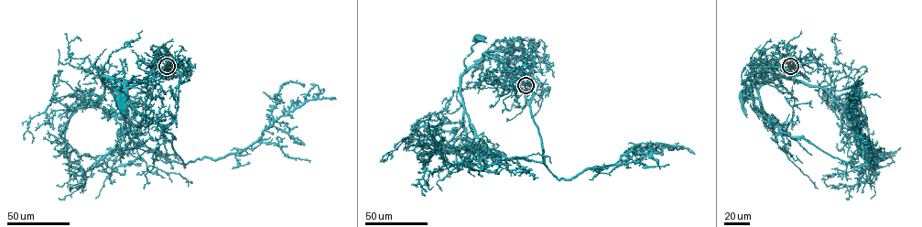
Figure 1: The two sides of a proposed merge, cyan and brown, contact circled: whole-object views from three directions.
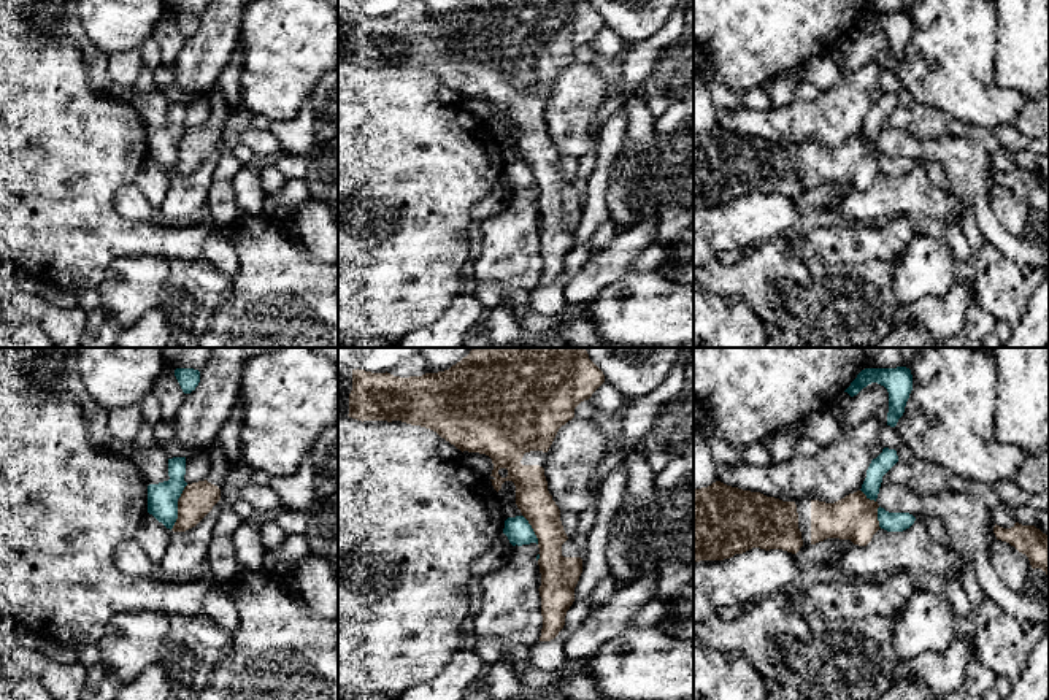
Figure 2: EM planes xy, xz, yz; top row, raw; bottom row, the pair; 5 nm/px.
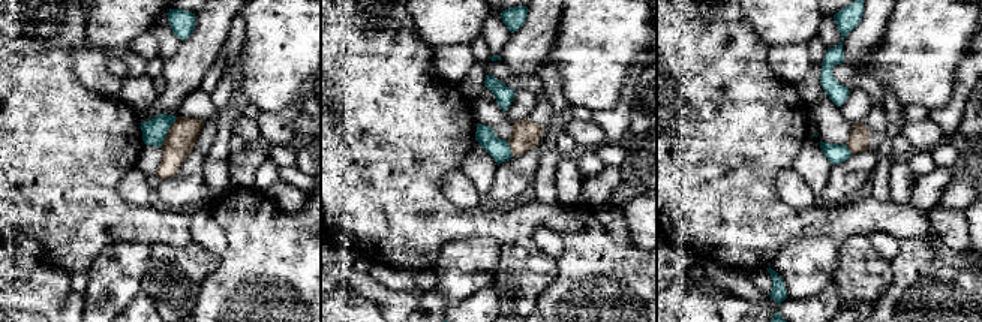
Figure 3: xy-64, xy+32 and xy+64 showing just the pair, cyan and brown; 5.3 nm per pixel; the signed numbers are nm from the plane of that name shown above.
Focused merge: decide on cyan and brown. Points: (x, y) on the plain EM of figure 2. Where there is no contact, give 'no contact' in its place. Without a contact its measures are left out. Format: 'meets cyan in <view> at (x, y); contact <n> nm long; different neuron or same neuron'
meets cyan in xz at (532, 173); contact 170 nm long; different neuron

